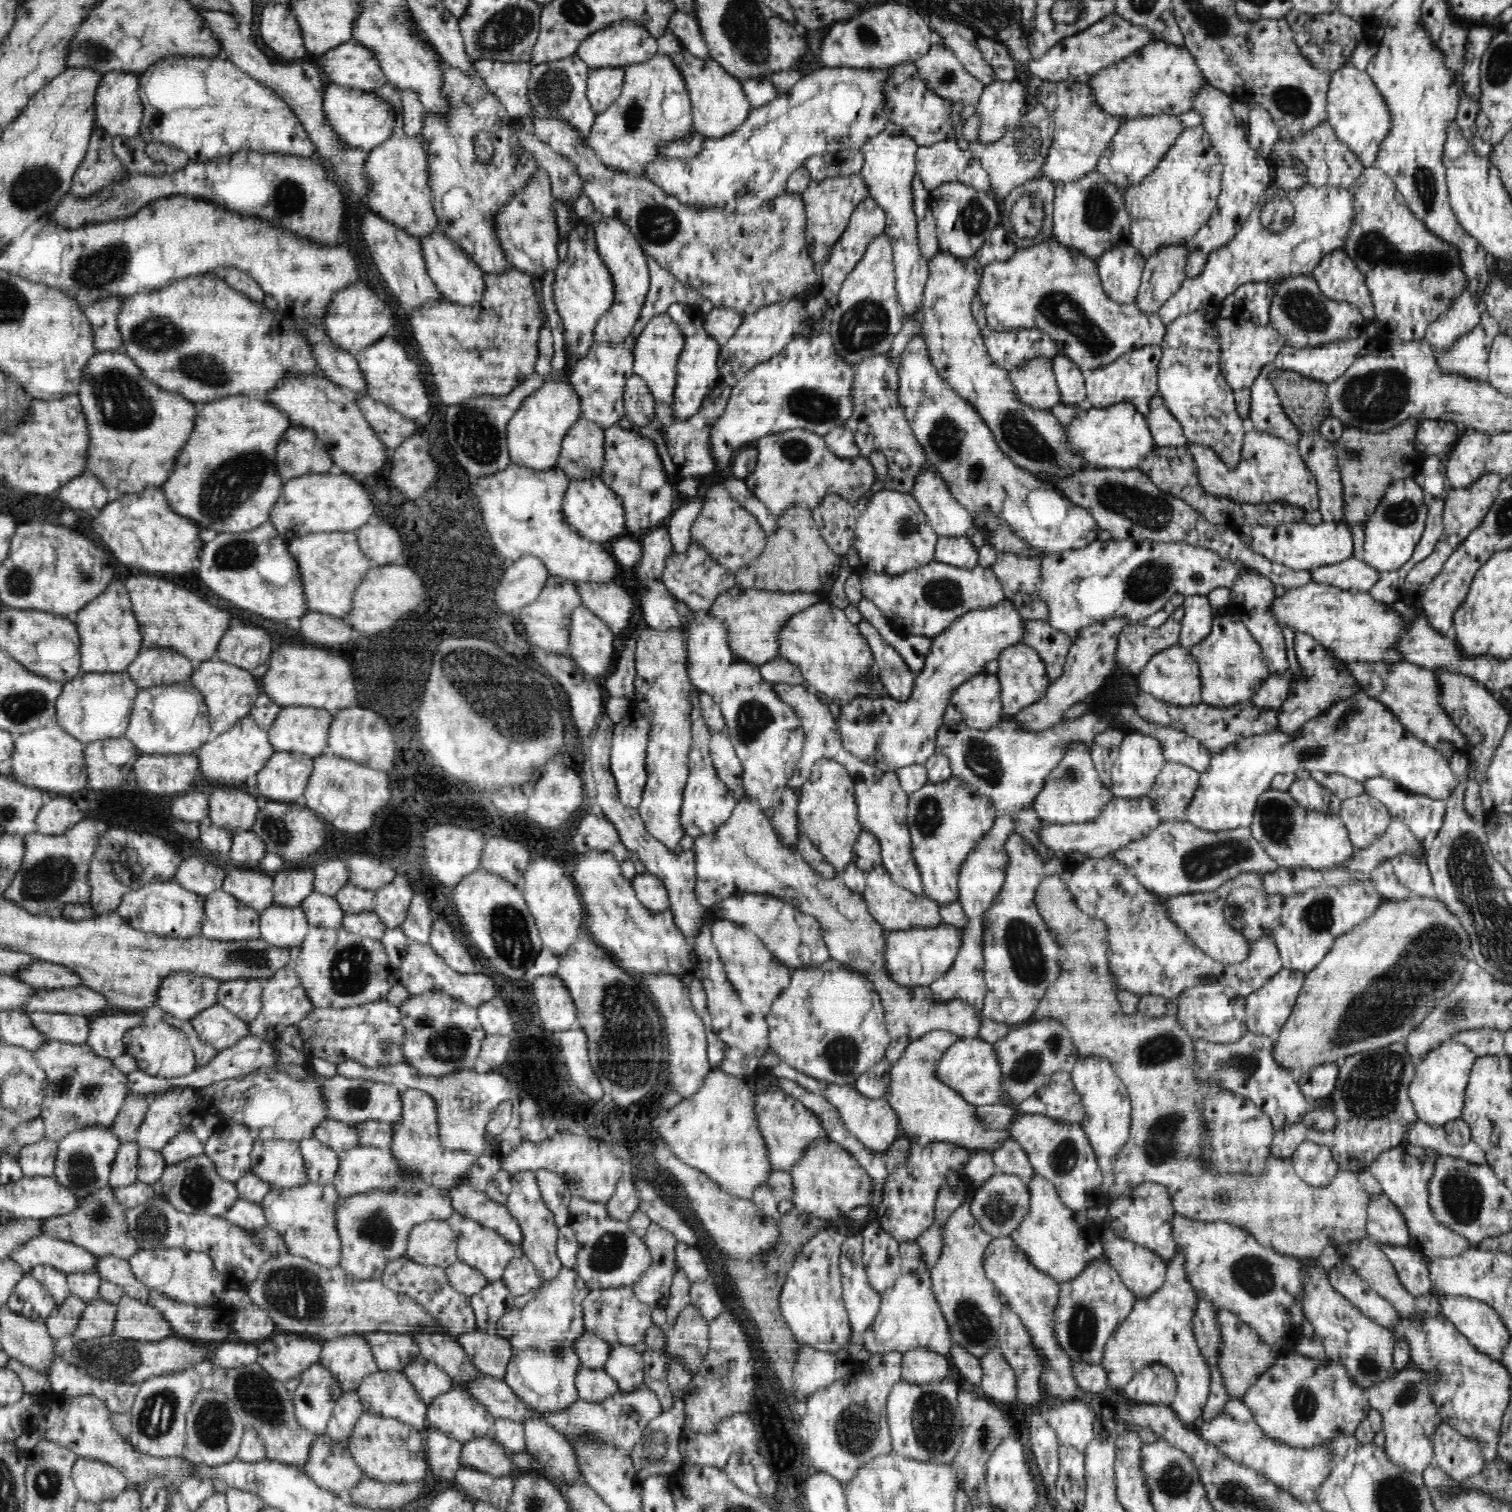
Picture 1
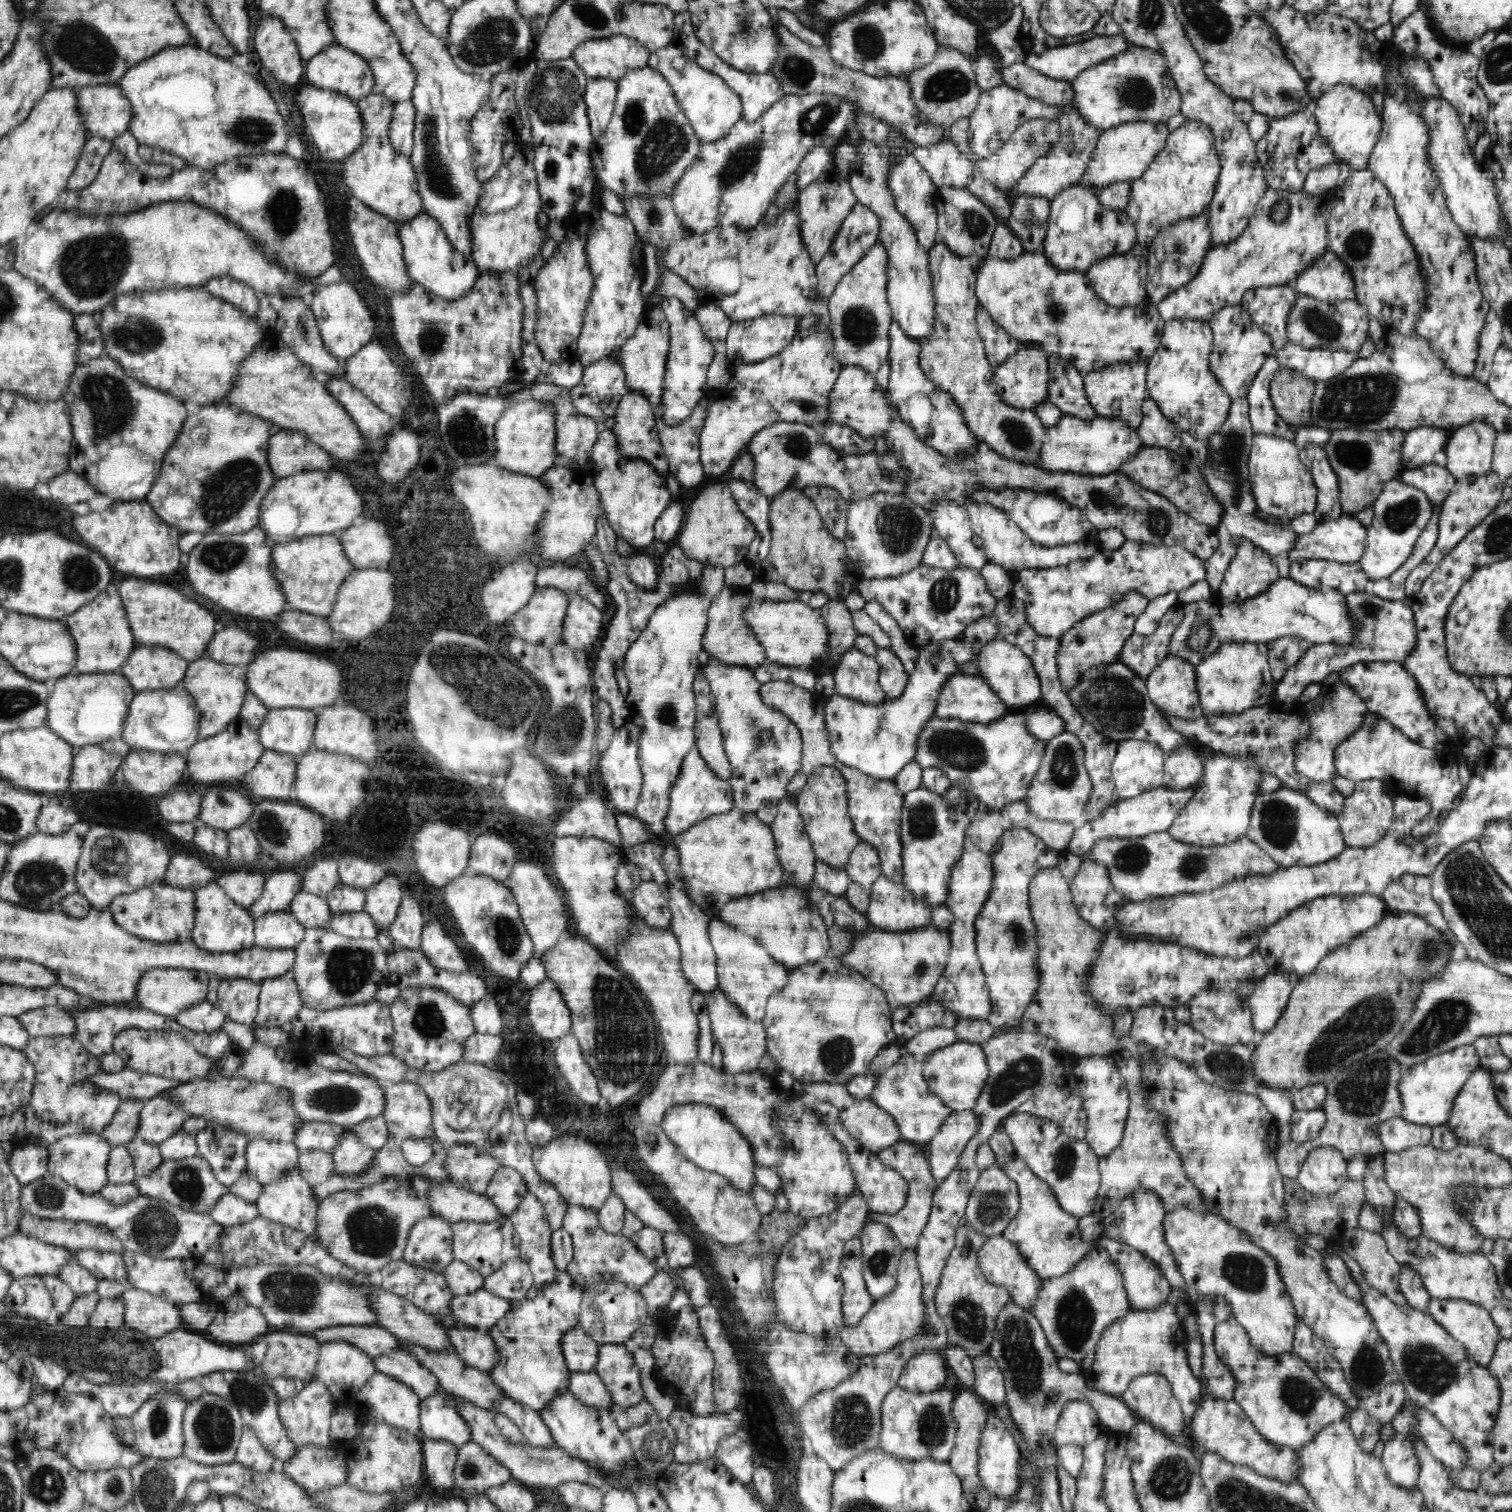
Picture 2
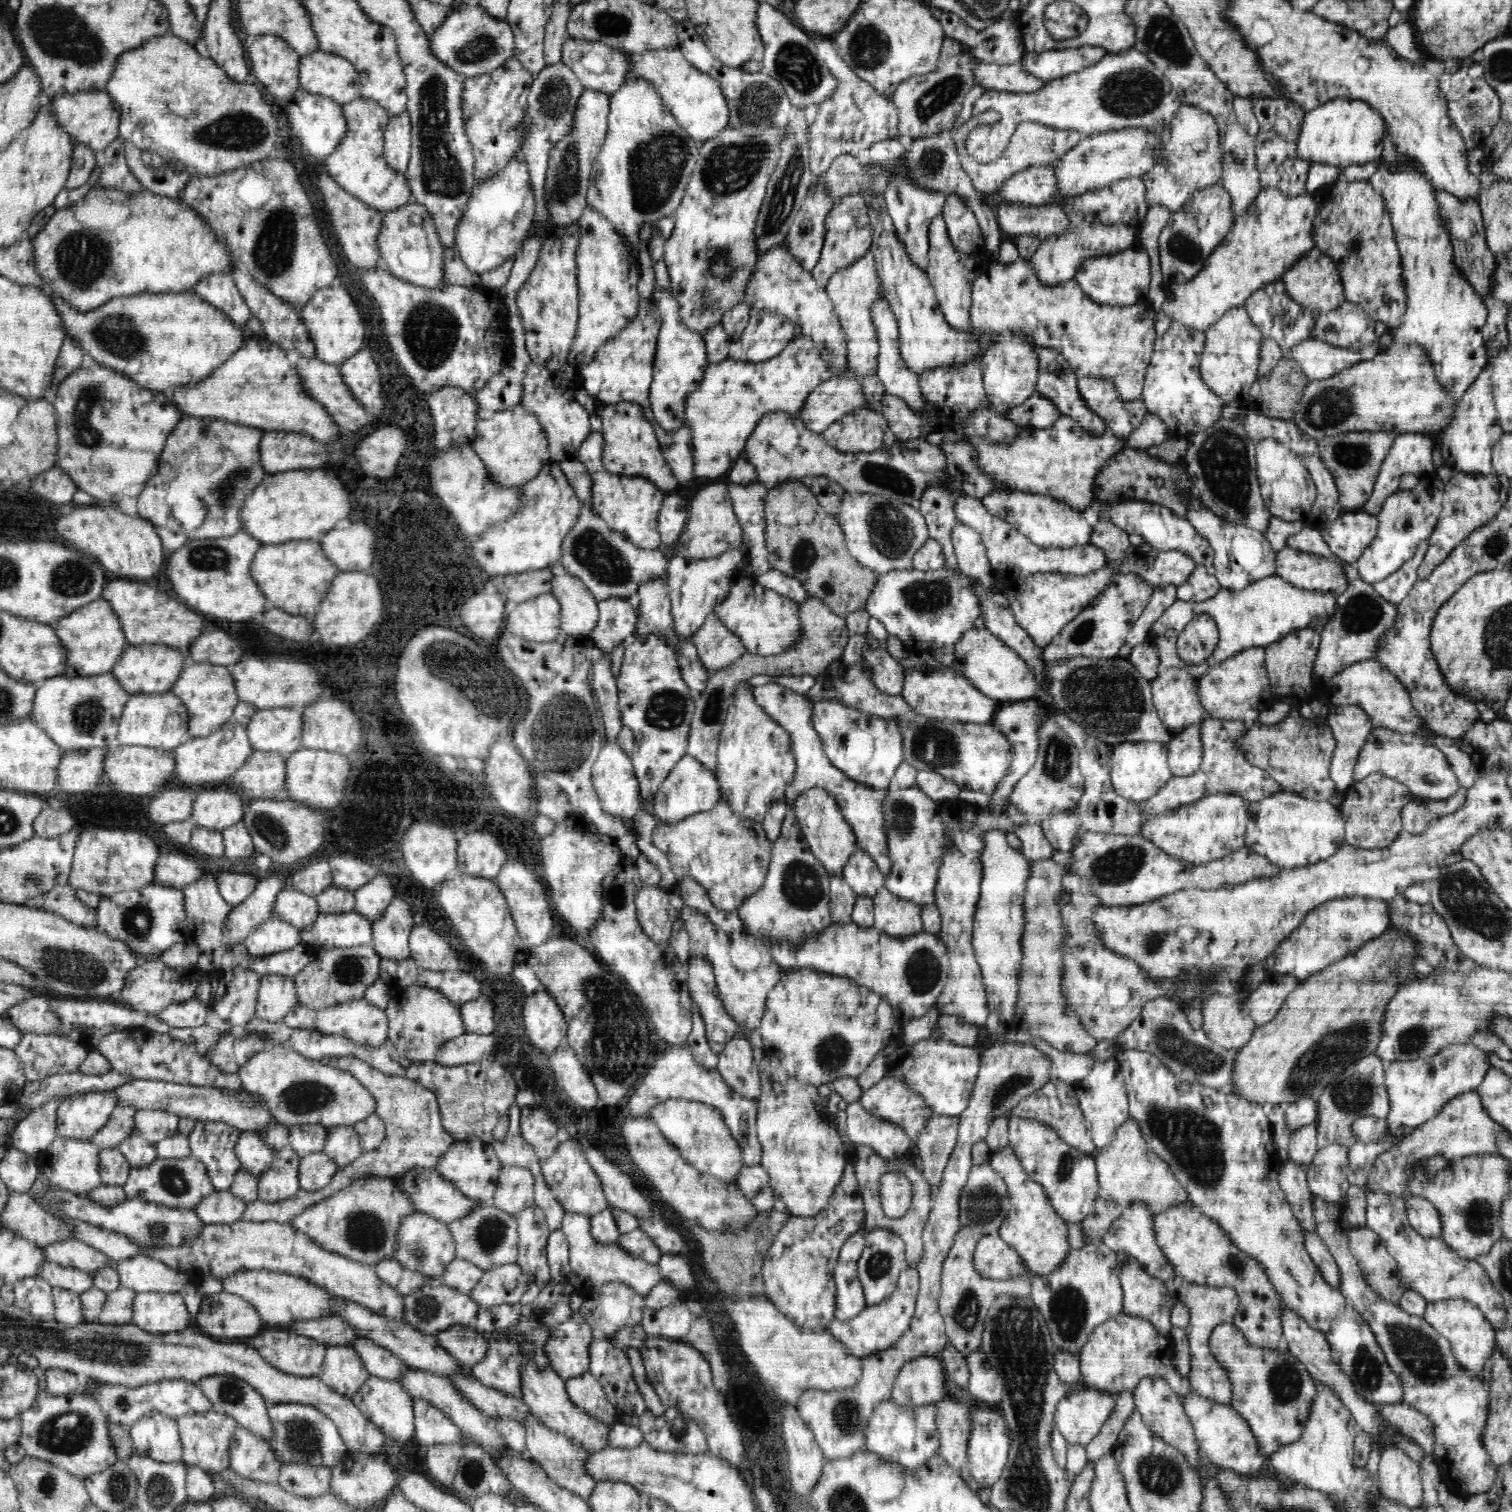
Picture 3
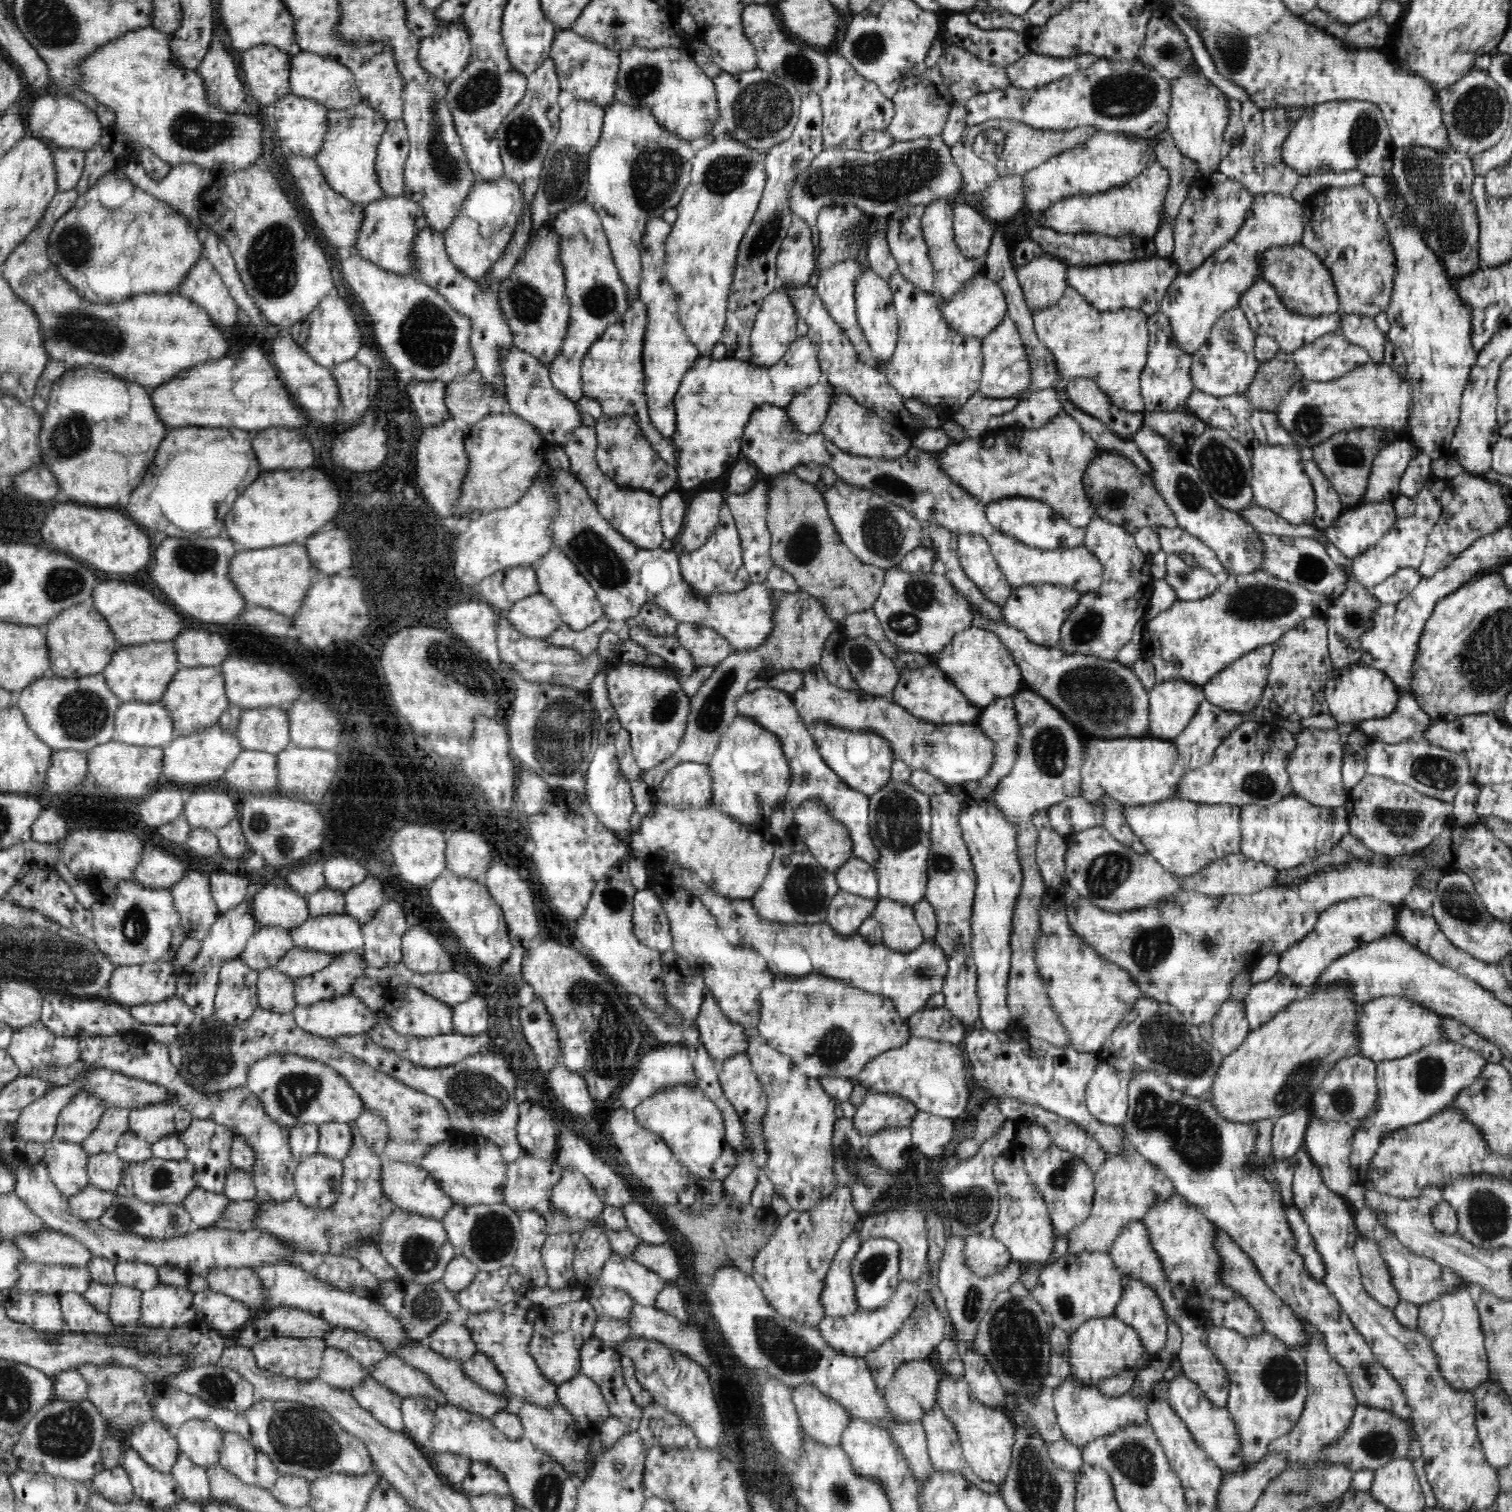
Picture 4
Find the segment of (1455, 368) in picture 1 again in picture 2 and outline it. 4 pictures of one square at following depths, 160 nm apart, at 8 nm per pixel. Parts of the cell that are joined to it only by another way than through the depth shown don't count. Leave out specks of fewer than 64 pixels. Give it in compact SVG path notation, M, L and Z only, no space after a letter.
M1489 310L1486 315L1486 323L1483 327L1480 341L1478 342L1478 356L1474 364L1473 378L1486 383L1491 370L1491 364L1497 348L1503 342L1503 329L1501 321L1496 313Z

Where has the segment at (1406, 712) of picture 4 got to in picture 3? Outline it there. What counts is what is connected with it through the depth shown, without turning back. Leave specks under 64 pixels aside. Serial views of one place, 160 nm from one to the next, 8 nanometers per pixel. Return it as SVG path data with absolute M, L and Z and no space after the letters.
M1436 734L1436 738L1430 742L1446 756L1447 762L1459 782L1459 787L1464 790L1470 789L1479 776L1478 769L1474 767L1470 755L1460 747L1459 740Z

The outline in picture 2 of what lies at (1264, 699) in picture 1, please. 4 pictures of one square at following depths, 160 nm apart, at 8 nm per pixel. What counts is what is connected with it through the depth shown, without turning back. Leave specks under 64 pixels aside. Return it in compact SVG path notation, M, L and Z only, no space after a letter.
M1360 591L1347 595L1348 610L1361 622L1359 631L1349 645L1326 643L1311 645L1302 658L1284 673L1284 676L1274 684L1270 692L1270 702L1288 704L1298 701L1302 692L1312 682L1320 683L1330 672L1342 670L1356 663L1400 661L1416 648L1418 629L1415 624L1414 611L1406 598L1403 600L1386 600L1368 591Z

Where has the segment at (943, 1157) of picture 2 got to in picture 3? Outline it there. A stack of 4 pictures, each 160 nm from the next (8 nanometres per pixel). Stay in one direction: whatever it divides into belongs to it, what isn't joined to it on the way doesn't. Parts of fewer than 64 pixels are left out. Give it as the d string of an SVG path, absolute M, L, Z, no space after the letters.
M932 1116L921 1130L917 1142L913 1145L913 1150L918 1152L922 1158L922 1172L926 1180L930 1183L932 1194L938 1190L942 1182L943 1172L948 1159L956 1146L958 1140L959 1116Z

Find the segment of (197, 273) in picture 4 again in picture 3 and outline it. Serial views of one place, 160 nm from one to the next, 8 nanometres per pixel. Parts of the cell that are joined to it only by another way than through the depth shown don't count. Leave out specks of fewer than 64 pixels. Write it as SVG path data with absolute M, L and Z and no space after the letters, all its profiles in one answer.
M212 273L202 278L193 291L204 301L219 308L238 327L245 327L253 316L231 275Z

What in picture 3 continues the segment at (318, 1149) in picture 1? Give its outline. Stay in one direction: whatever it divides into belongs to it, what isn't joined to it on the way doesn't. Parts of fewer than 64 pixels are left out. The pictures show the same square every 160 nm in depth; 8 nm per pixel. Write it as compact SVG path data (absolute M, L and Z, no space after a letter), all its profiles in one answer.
M323 1150L306 1155L299 1162L299 1185L304 1190L320 1190L336 1170L337 1164Z

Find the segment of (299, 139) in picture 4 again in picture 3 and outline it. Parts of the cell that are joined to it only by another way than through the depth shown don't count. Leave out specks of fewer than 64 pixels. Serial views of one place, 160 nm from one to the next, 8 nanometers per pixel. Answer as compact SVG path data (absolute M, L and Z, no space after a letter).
M299 88L286 98L288 104L289 126L300 139L300 144L307 154L316 159L325 159L330 156L345 137L348 125L343 113L343 105L334 102L327 96L312 94Z

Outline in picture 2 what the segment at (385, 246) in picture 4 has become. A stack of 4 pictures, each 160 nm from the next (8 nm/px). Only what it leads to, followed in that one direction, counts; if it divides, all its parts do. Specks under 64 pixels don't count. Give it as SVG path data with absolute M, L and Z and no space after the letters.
M420 213L407 223L399 224L399 237L408 275L426 291L446 300L458 300L470 294L480 276L478 264L470 254L452 246L442 225L428 213Z

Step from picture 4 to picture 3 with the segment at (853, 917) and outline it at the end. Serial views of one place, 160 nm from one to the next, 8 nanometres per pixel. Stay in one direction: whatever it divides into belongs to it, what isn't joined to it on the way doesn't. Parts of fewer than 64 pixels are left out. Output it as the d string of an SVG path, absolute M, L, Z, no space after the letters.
M830 874L830 914L834 924L844 924L851 921L852 904L857 895L844 881L843 875Z

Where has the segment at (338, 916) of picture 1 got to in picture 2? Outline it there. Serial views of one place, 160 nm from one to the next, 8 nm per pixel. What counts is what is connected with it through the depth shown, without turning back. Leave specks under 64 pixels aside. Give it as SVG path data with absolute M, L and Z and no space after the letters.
M304 890L291 900L289 907L298 923L306 929L327 929L334 916L330 911L327 897L310 894Z

